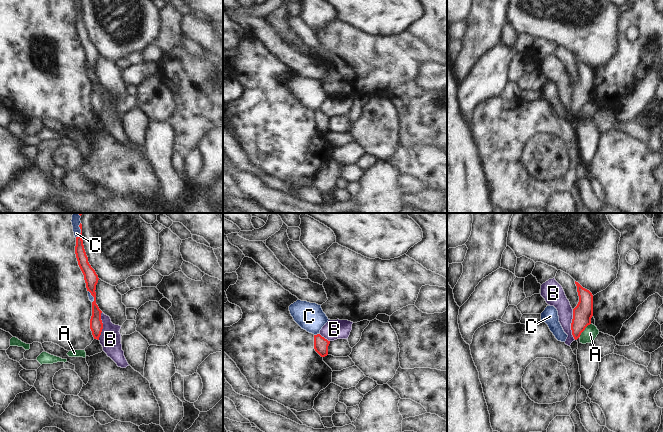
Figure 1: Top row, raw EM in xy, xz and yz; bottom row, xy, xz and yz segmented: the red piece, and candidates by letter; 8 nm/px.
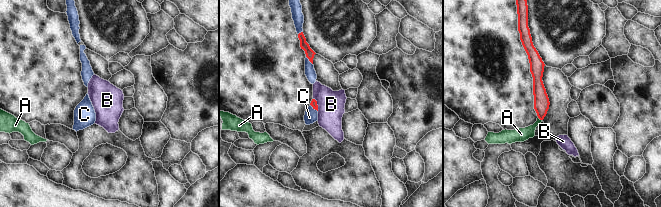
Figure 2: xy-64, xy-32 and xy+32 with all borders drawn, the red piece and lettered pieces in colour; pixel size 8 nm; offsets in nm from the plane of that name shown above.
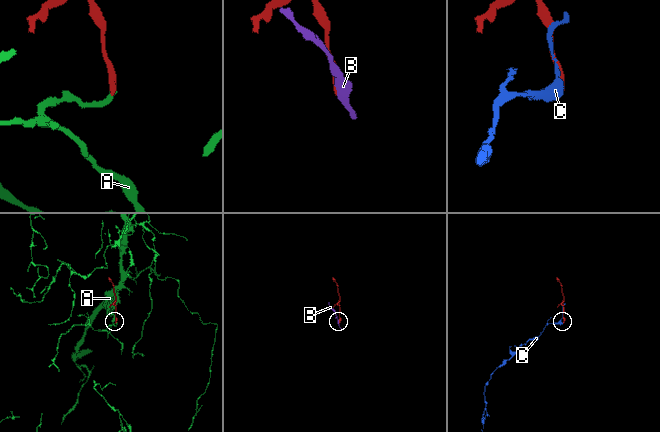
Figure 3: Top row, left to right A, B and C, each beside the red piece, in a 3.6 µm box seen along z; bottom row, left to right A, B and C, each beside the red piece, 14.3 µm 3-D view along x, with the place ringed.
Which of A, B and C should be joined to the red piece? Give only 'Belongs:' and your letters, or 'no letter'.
Belongs: no letter

